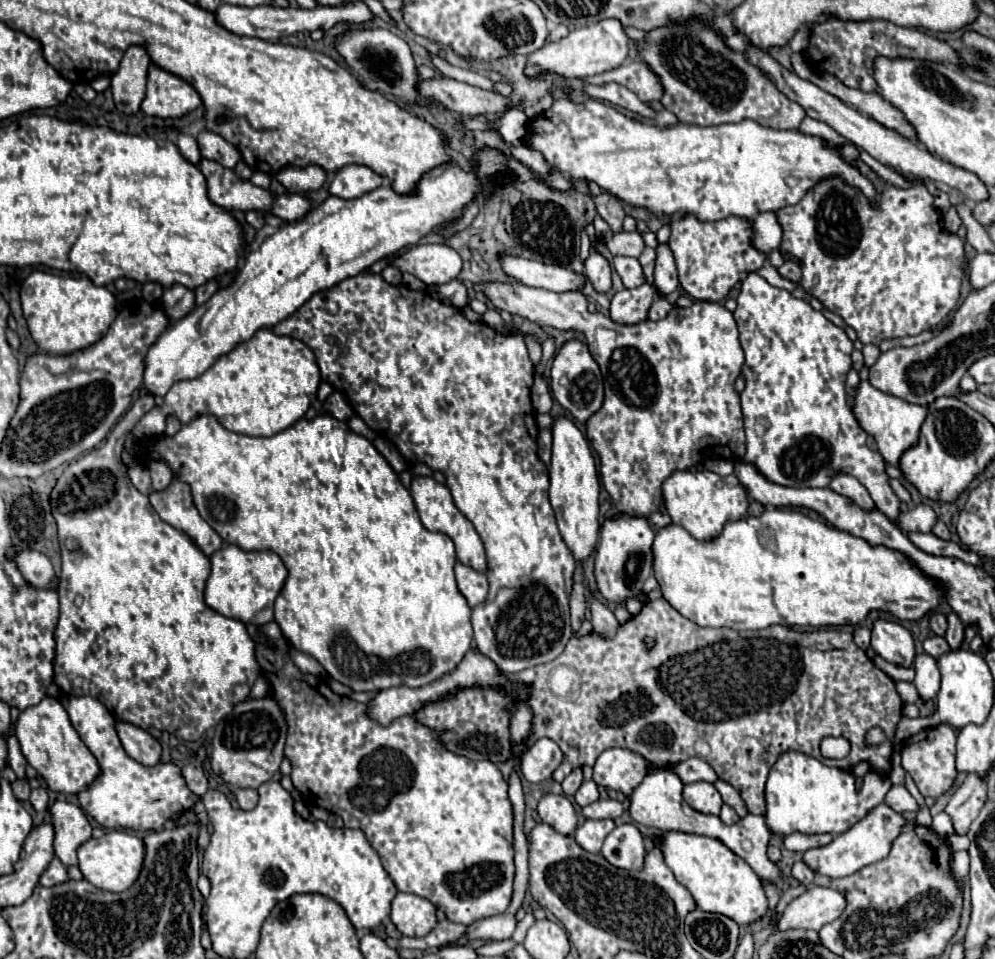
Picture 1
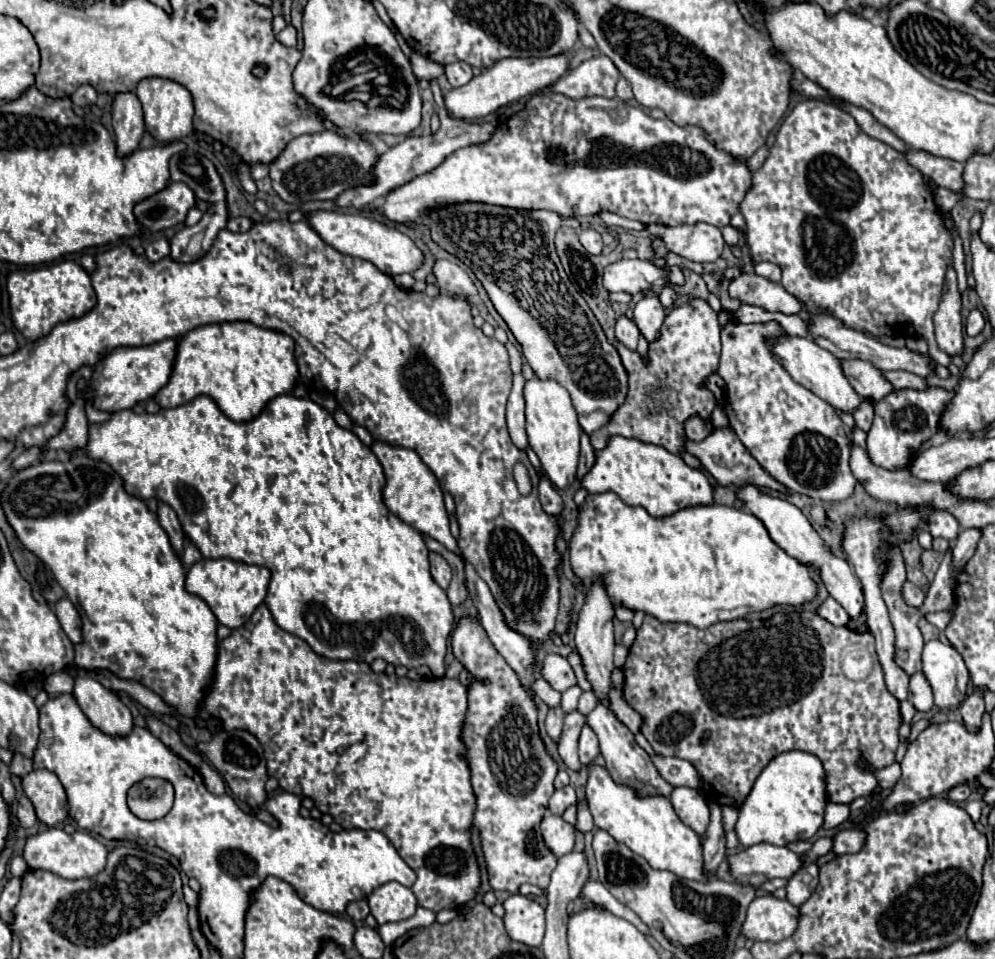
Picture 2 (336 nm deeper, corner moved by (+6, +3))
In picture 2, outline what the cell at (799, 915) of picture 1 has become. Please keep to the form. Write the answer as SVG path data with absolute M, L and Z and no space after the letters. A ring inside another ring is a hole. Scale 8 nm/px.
M763 895L751 901L741 935L751 941L783 941L797 929L799 909L787 899Z

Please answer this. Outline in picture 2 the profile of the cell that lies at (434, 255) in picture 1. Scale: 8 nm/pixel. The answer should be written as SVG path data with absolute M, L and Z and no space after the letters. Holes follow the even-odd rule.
M315 211L307 217L307 221L327 245L337 249L339 253L371 261L379 271L383 271L389 277L395 277L401 273L413 273L423 263L423 253L415 247L415 243L405 233L385 223L379 223L375 219L363 217L363 215L335 213L335 211Z

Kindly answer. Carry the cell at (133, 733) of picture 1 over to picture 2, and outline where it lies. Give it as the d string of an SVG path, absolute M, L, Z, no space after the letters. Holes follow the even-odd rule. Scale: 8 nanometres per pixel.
M75 677L73 697L89 721L107 735L127 735L133 717L115 691L103 687L93 677Z

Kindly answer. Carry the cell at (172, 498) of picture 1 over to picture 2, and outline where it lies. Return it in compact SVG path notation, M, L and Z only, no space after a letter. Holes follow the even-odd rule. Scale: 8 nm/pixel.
M187 543L185 553L183 553L183 563L185 563L185 565L193 565L193 563L197 563L197 561L201 561L201 559L203 559L203 557L201 557L199 549L197 549L193 543Z

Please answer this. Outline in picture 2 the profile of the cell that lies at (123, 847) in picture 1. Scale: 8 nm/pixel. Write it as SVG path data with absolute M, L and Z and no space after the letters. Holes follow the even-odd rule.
M49 827L39 835L27 837L23 859L31 869L45 869L65 879L87 879L97 875L105 867L107 853L109 851L105 849L105 845L93 839L93 835L89 835L87 831L75 831L73 835L67 835L59 827Z

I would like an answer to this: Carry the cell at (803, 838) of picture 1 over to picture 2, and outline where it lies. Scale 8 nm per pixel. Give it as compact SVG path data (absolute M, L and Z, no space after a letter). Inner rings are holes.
M841 829L833 837L833 853L835 855L847 855L847 853L859 853L865 845L865 831L863 829Z

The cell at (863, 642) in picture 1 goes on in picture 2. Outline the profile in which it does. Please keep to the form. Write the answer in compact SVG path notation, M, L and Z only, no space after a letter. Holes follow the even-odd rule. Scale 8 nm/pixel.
M827 597L819 607L817 607L817 615L821 615L823 619L827 619L829 623L841 627L841 625L847 625L849 623L849 615L845 613L845 609L833 601L833 597Z

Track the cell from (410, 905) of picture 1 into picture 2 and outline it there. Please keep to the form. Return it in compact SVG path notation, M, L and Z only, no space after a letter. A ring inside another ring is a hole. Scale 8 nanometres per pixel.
M397 881L379 885L371 895L367 895L371 915L379 925L389 921L403 921L415 915L417 899L413 891Z

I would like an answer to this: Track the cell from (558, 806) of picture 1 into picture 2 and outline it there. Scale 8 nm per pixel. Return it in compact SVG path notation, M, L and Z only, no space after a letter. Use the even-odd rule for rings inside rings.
M547 813L541 821L541 833L545 845L551 849L555 857L563 857L573 849L575 843L575 829L573 825L565 823L561 817Z

